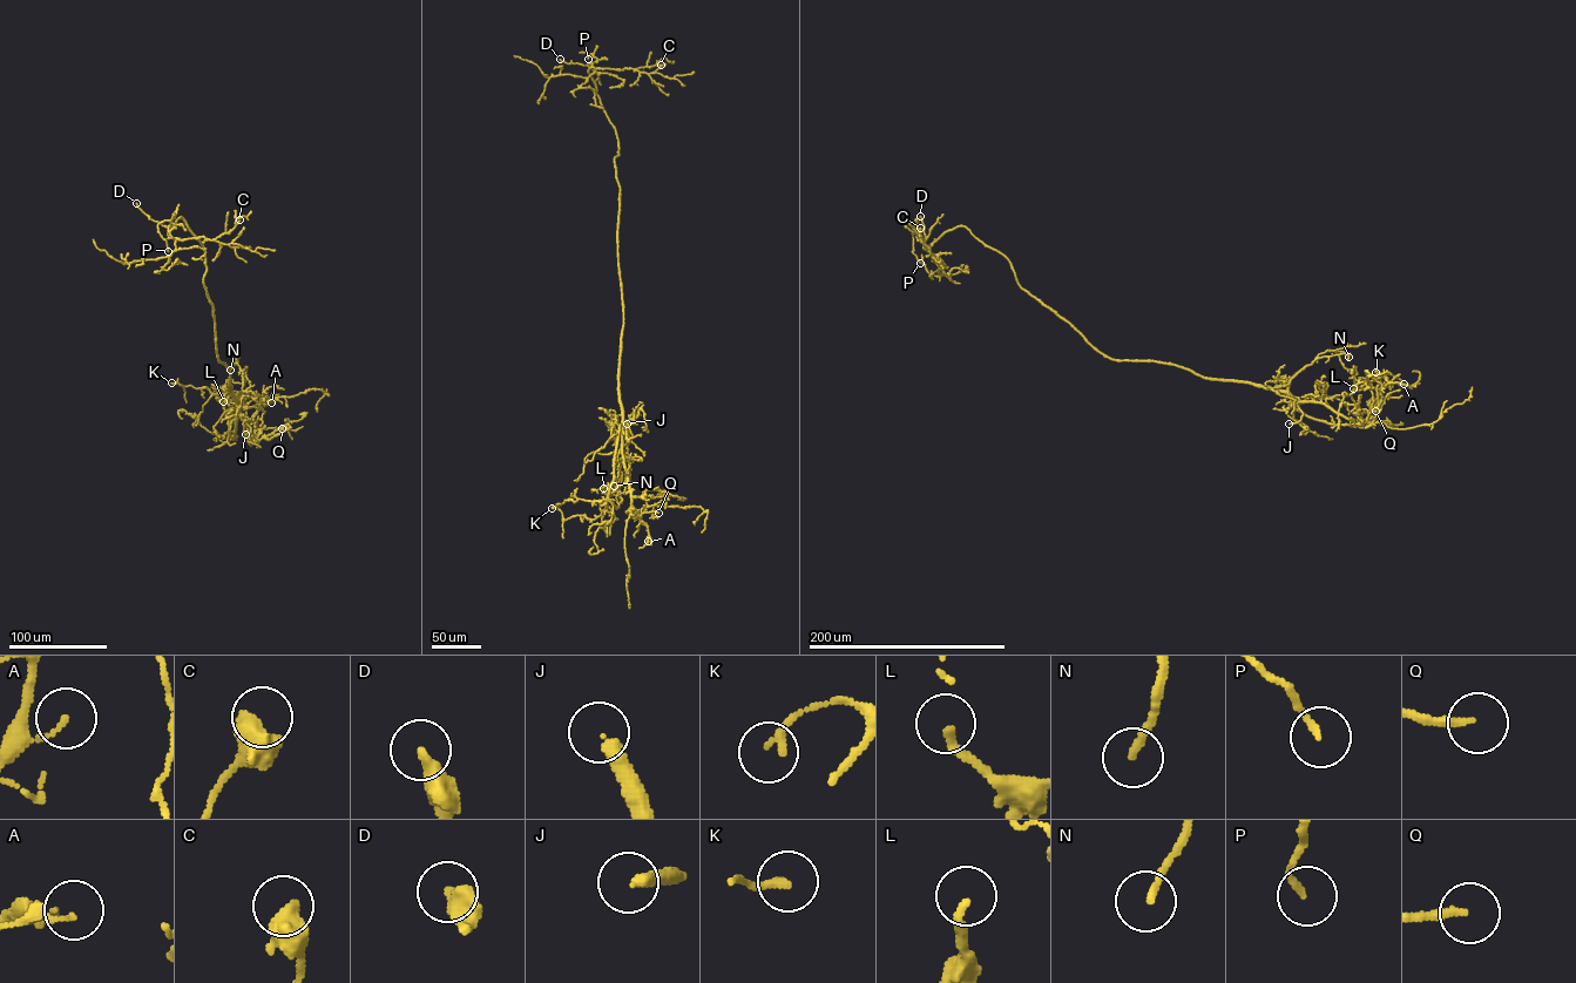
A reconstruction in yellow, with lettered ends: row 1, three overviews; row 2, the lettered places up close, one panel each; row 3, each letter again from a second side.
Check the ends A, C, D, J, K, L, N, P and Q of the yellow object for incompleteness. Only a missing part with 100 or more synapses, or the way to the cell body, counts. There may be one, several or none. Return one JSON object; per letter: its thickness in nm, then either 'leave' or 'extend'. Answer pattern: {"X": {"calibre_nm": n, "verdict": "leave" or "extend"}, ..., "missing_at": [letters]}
{"A": {"calibre_nm": 120, "verdict": "leave"}, "C": {"calibre_nm": 650, "verdict": "leave"}, "D": {"calibre_nm": 400, "verdict": "leave"}, "J": {"calibre_nm": 320, "verdict": "extend"}, "K": {"calibre_nm": 190, "verdict": "leave"}, "L": {"calibre_nm": 180, "verdict": "leave"}, "N": {"calibre_nm": 190, "verdict": "leave"}, "P": {"calibre_nm": 150, "verdict": "leave"}, "Q": {"calibre_nm": 220, "verdict": "leave"}, "missing_at": ["J"]}

